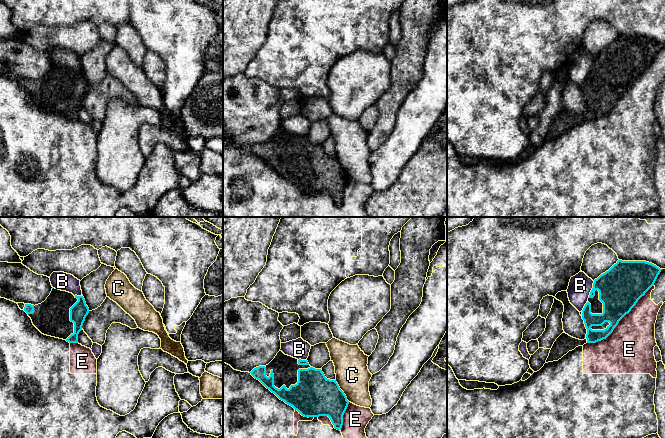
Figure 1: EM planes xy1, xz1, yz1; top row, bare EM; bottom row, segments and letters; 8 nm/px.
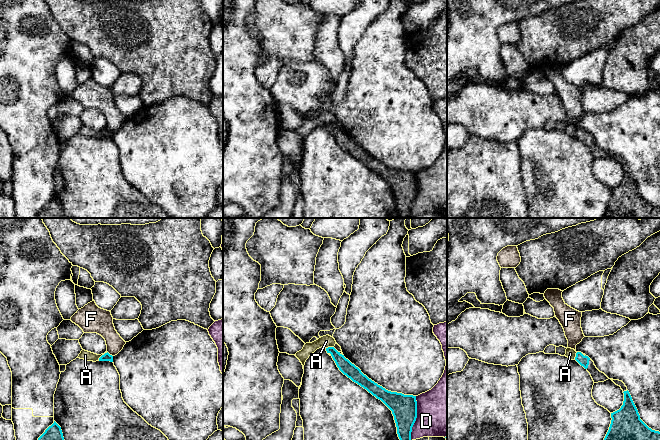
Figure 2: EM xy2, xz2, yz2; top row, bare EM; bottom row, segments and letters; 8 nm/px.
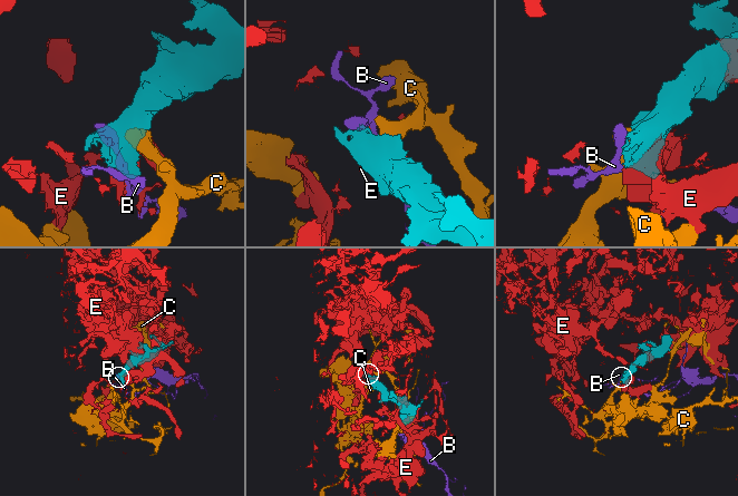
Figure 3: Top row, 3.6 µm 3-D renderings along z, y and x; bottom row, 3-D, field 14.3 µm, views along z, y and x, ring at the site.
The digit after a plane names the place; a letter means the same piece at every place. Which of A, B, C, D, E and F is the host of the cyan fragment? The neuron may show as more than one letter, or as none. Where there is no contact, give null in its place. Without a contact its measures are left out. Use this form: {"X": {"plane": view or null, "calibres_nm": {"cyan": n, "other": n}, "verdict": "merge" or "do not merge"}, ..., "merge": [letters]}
{"A": {"plane": "xy2", "calibres_nm": {"cyan": 60, "other": 70}, "verdict": "do not merge"}, "B": {"plane": "yz1", "calibres_nm": {"cyan": 340, "other": 190}, "verdict": "do not merge"}, "C": {"plane": "xz1", "calibres_nm": {"cyan": 340, "other": 280}, "verdict": "do not merge"}, "D": {"plane": "xz2", "calibres_nm": {"cyan": 200, "other": 420}, "verdict": "do not merge"}, "E": {"plane": "yz1", "calibres_nm": {"cyan": 340, "other": 380}, "verdict": "do not merge"}, "F": {"plane": "xy2", "calibres_nm": {"cyan": 60, "other": 170}, "verdict": "do not merge"}, "merge": []}

